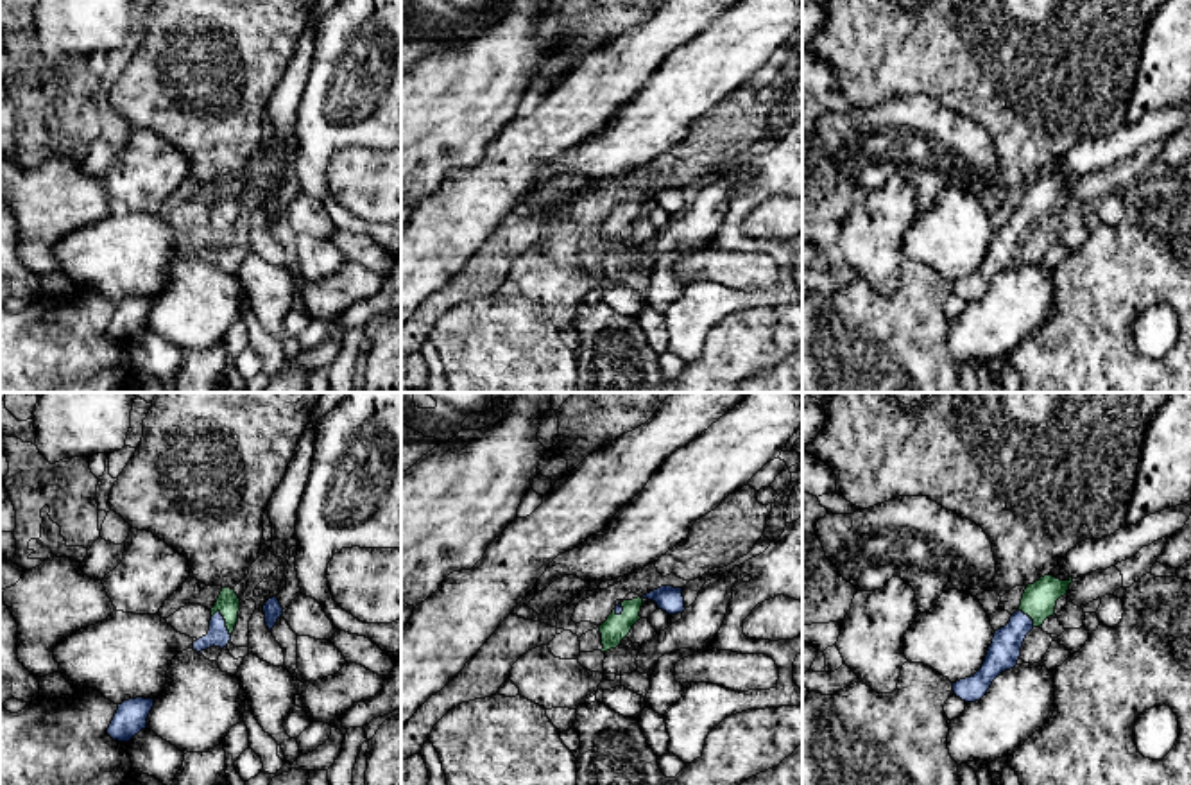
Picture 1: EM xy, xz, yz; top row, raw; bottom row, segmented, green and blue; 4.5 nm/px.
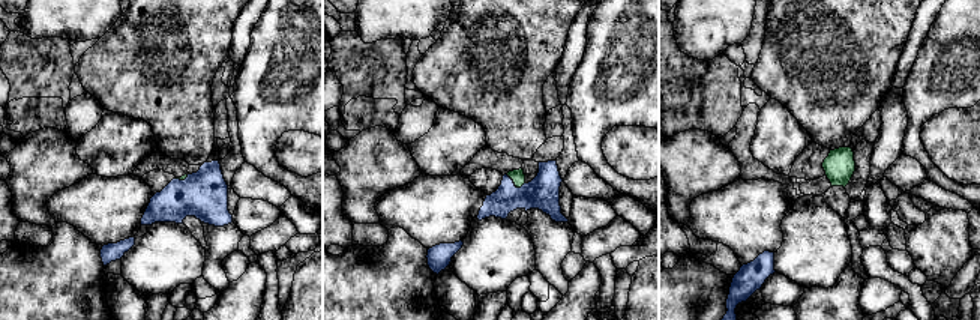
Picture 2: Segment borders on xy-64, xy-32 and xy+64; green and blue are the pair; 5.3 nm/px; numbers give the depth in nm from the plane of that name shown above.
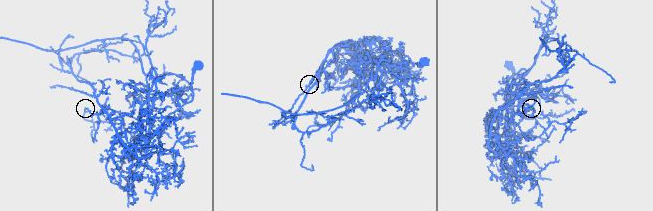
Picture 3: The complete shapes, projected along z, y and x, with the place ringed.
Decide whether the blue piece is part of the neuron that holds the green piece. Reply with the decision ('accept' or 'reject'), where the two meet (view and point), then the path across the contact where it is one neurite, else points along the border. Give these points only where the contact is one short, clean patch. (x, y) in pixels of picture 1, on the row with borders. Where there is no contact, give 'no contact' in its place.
accept | xy (226, 622) | across xy (228, 603), (226, 622), (217, 635)

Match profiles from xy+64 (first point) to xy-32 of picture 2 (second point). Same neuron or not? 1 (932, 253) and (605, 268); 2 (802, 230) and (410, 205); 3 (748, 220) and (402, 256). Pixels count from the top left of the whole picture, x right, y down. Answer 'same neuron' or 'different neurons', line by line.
1: different neurons
2: different neurons
3: different neurons

